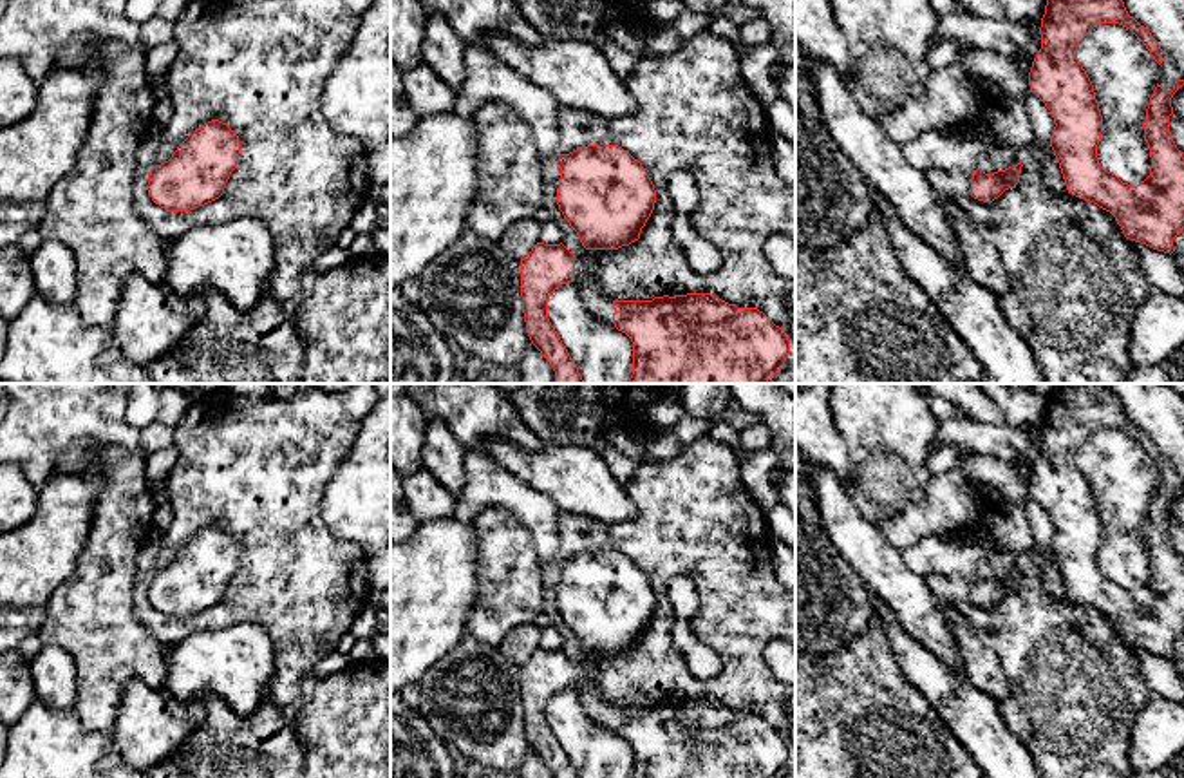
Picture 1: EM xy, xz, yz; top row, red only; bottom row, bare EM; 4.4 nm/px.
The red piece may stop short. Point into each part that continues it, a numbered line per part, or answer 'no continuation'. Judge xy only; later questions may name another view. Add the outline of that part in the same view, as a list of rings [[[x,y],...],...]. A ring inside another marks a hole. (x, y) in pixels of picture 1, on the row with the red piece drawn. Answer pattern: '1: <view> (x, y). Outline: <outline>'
no continuation

